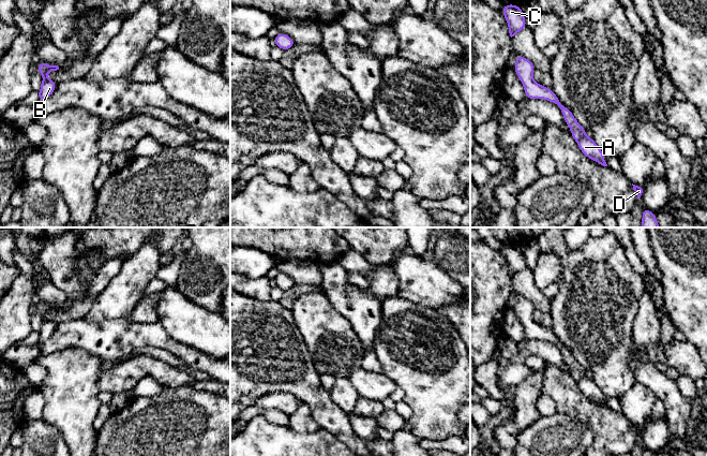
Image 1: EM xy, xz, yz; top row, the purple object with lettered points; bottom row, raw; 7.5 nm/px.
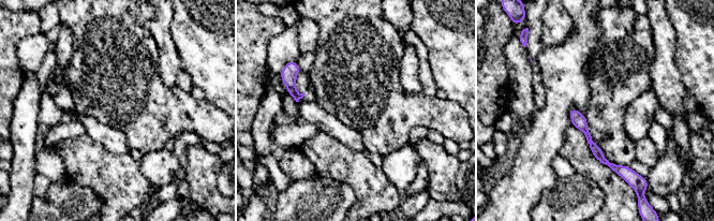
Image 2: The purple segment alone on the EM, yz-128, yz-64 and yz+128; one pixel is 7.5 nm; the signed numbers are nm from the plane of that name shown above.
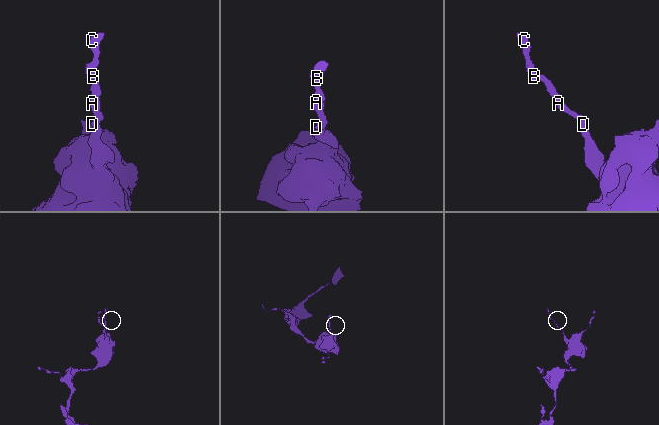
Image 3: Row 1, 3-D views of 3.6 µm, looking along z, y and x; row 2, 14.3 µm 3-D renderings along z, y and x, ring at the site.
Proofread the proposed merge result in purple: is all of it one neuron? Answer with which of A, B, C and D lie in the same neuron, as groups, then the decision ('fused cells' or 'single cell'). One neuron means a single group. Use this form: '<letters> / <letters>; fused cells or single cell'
A B C D; single cell

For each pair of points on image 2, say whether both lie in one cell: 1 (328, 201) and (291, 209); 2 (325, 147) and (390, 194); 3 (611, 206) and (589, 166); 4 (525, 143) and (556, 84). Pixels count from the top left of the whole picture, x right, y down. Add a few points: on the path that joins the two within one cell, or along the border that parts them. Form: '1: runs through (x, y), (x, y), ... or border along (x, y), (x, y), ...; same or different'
1: runs through (318, 206), (313, 209), (300, 209); same
2: runs through (341, 163), (355, 168), (374, 187); same
3: runs through (611, 196), (611, 190), (598, 176); same
4: runs through (540, 128), (556, 112), (556, 99); same

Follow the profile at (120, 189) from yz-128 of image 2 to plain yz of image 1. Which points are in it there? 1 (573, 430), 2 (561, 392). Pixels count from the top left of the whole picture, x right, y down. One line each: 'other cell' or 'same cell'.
1: other cell
2: same cell

